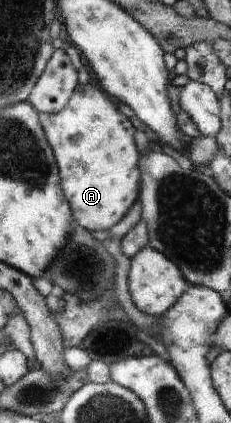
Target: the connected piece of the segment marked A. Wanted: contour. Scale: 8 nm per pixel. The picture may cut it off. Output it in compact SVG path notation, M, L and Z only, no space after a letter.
M90 80L86 84L78 84L68 103L60 111L52 115L40 114L40 121L44 135L52 148L57 166L59 167L60 183L66 201L72 207L74 223L88 231L109 231L116 225L128 209L139 198L140 171L138 171L138 149L132 141L134 125L128 117L122 114L118 105L108 99L106 93L92 85Z

